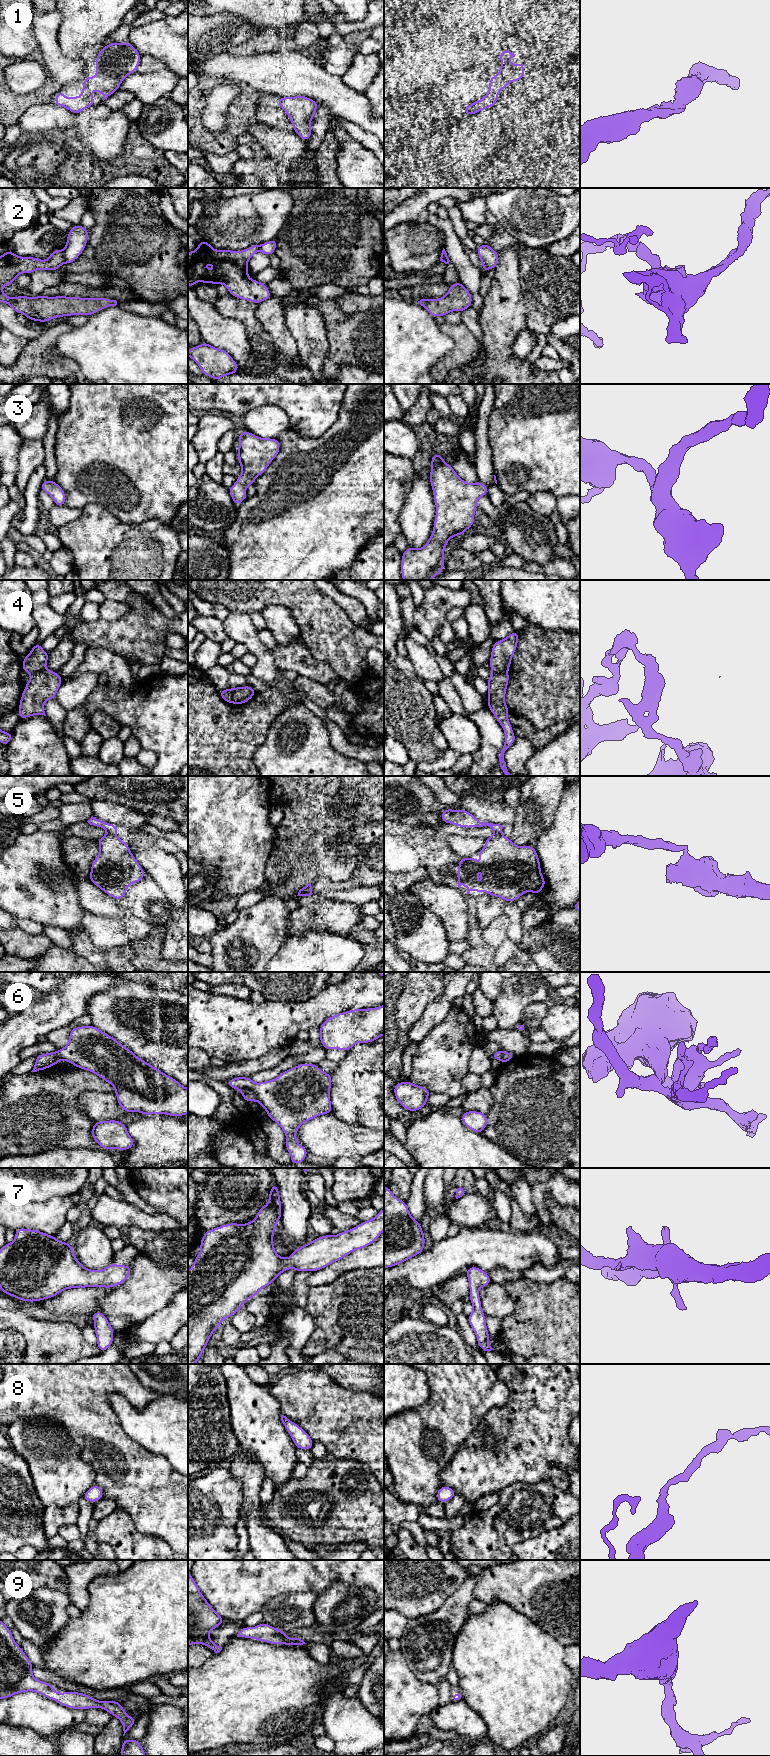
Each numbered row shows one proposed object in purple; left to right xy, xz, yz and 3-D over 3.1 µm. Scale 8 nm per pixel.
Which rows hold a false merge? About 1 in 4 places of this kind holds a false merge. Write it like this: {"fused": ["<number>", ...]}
{"fused": ["2", "4", "5", "6"]}

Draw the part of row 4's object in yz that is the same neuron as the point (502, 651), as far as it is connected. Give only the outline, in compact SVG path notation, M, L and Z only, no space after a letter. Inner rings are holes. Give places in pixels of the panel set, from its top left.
M513 631L505 639L494 642L489 661L492 673L508 671L519 638L520 635L516 631Z

